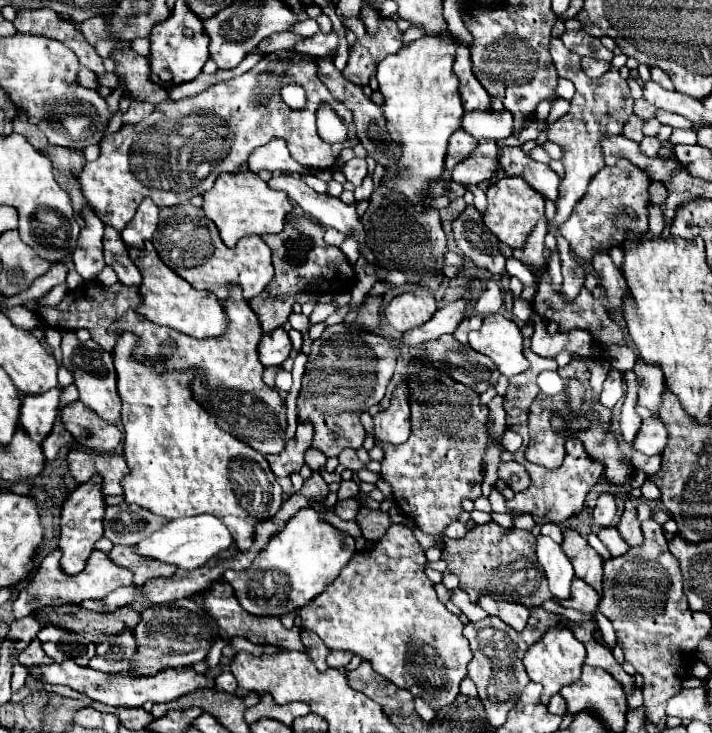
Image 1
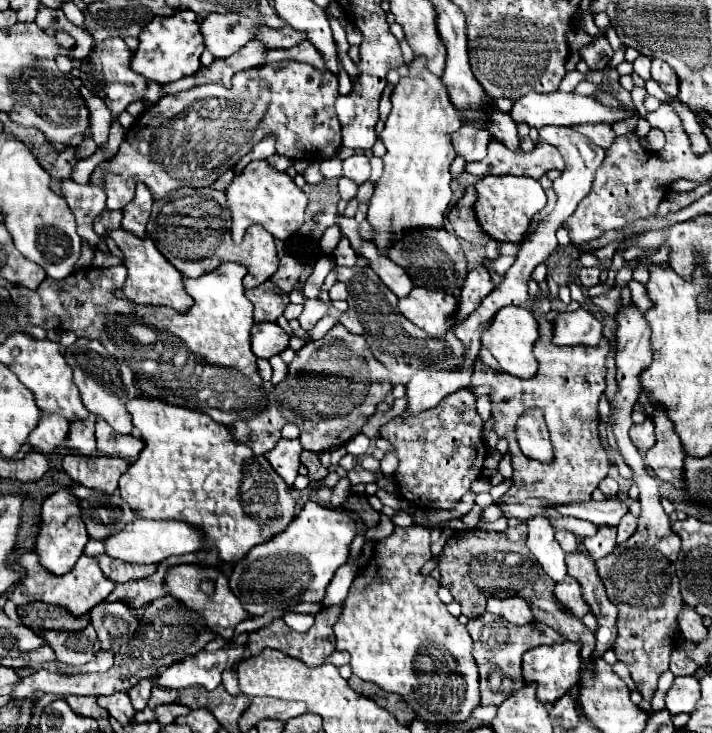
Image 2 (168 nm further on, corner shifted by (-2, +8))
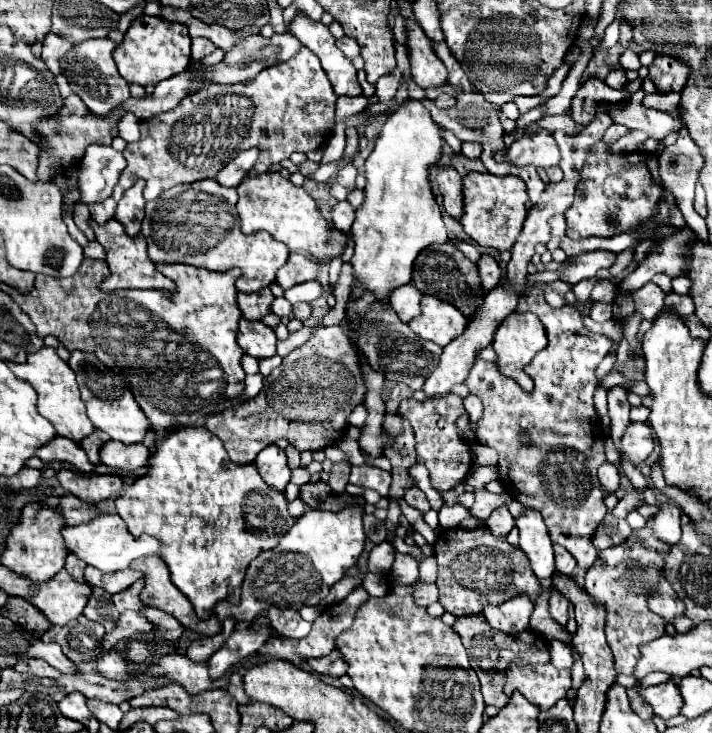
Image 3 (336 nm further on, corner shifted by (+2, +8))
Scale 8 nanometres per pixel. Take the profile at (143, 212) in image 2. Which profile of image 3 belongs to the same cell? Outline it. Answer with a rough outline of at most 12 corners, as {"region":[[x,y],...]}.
{"region":[[138,180],[116,208],[114,218],[128,236],[140,232],[144,220],[142,190]]}

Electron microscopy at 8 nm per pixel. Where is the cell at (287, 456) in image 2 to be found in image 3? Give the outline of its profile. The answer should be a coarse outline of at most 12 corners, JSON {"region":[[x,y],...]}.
{"region":[[266,446],[254,460],[268,486],[284,492],[290,482],[286,454]]}

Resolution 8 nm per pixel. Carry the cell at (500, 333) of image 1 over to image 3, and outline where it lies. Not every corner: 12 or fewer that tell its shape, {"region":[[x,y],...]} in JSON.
{"region":[[512,312],[500,322],[492,348],[496,366],[532,392],[524,372],[548,344],[534,314]]}

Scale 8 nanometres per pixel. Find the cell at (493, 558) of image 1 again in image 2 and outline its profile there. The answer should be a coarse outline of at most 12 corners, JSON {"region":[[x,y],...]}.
{"region":[[524,528],[448,538],[438,568],[462,614],[520,596],[534,620],[582,642],[594,632],[554,596]]}

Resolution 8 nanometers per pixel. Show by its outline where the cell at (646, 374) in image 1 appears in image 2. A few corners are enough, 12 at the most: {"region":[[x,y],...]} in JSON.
{"region":[[652,406],[656,444],[646,452],[660,480],[682,488],[684,448],[664,406]]}

